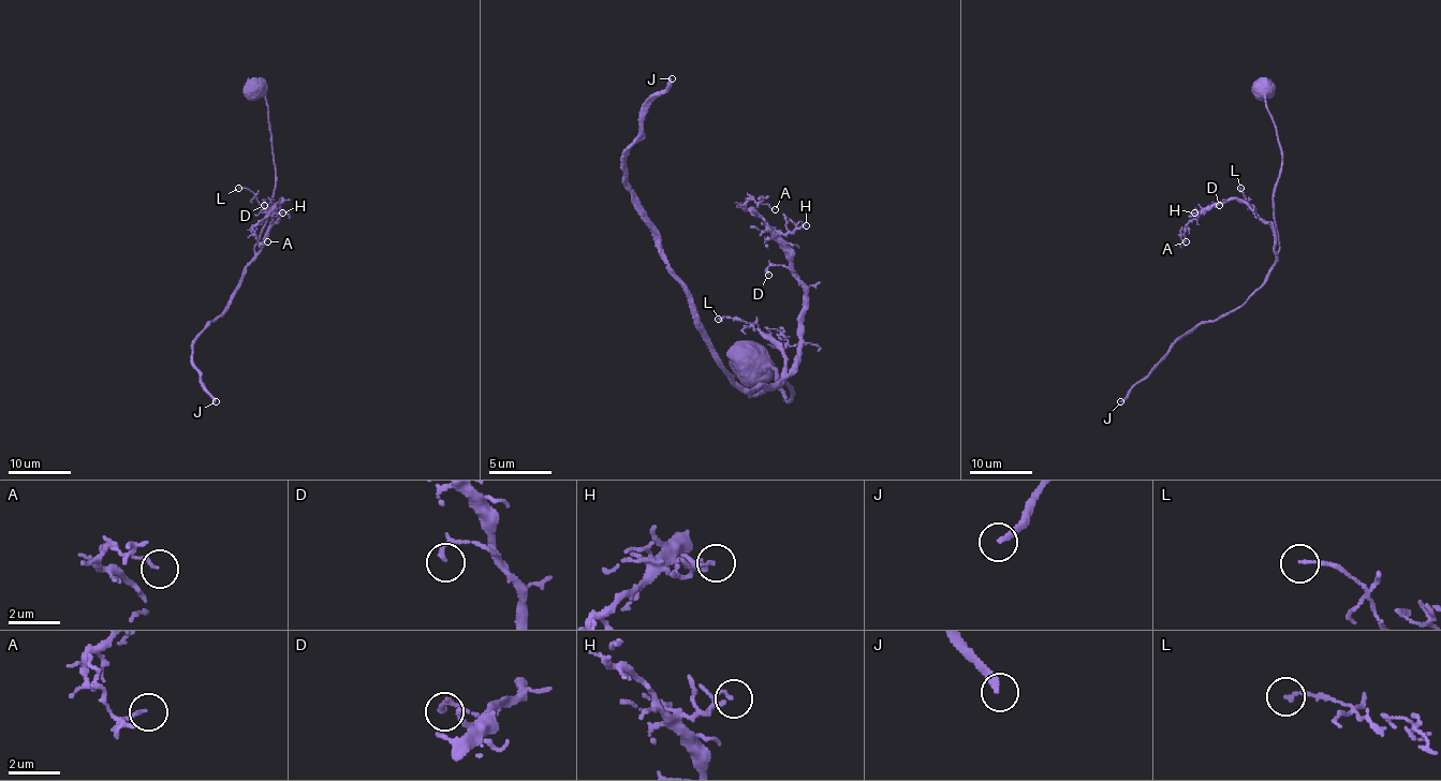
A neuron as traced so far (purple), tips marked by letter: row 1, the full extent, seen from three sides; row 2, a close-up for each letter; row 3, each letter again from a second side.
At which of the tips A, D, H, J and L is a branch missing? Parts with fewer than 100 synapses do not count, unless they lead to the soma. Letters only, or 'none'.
J

